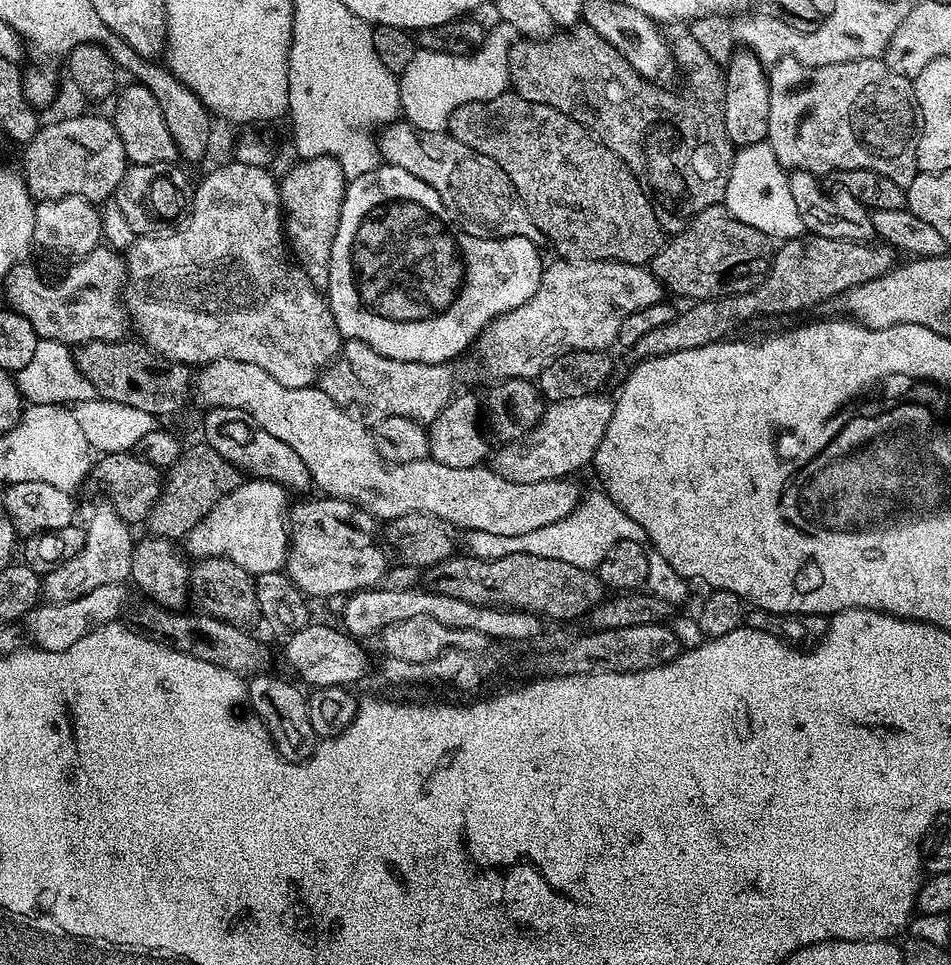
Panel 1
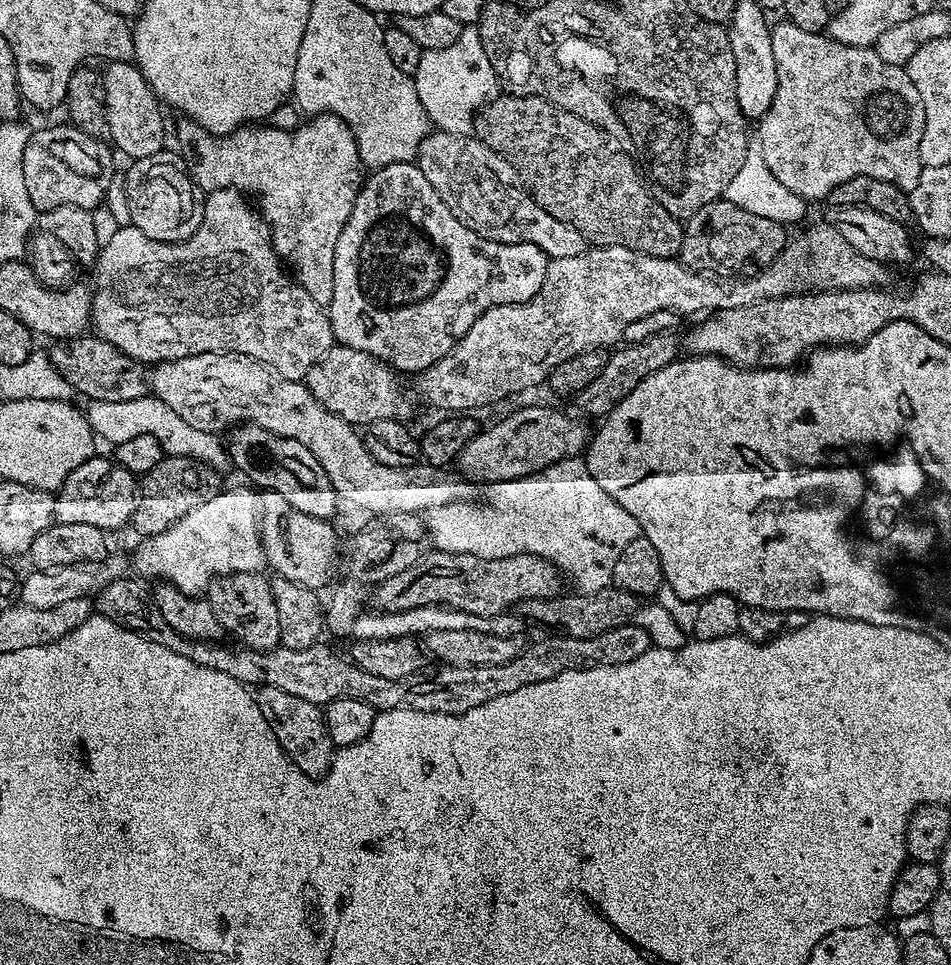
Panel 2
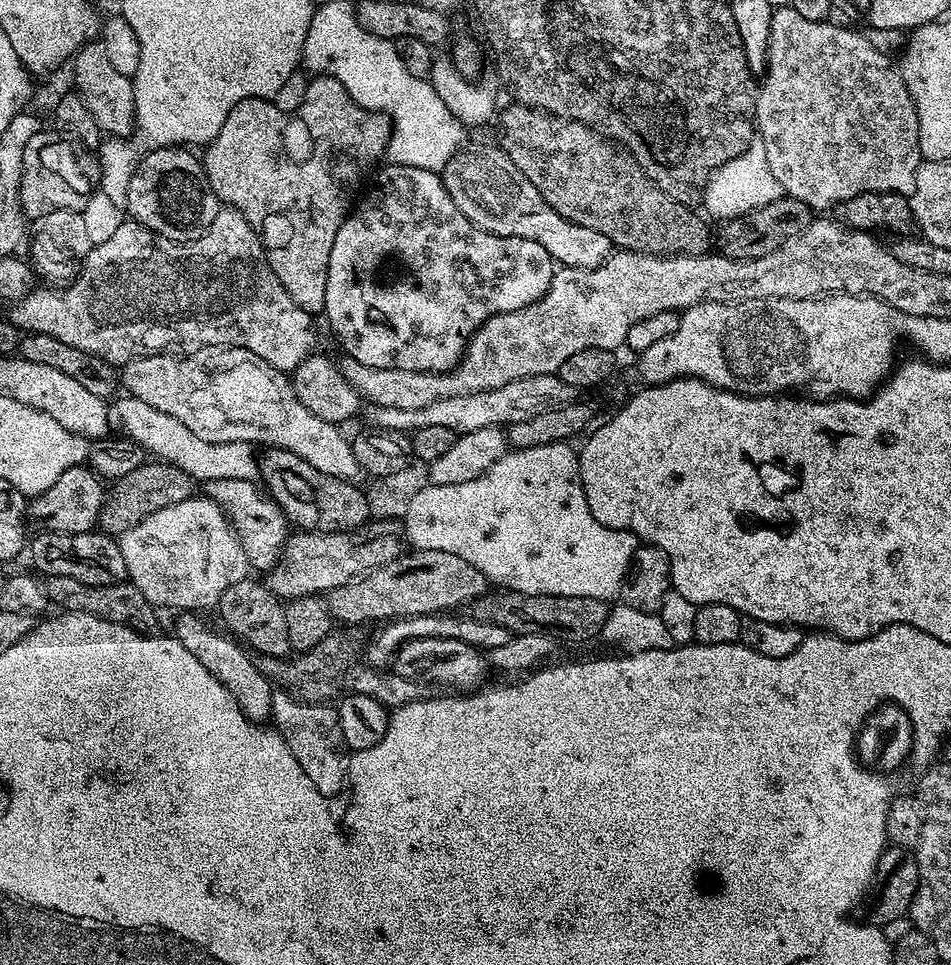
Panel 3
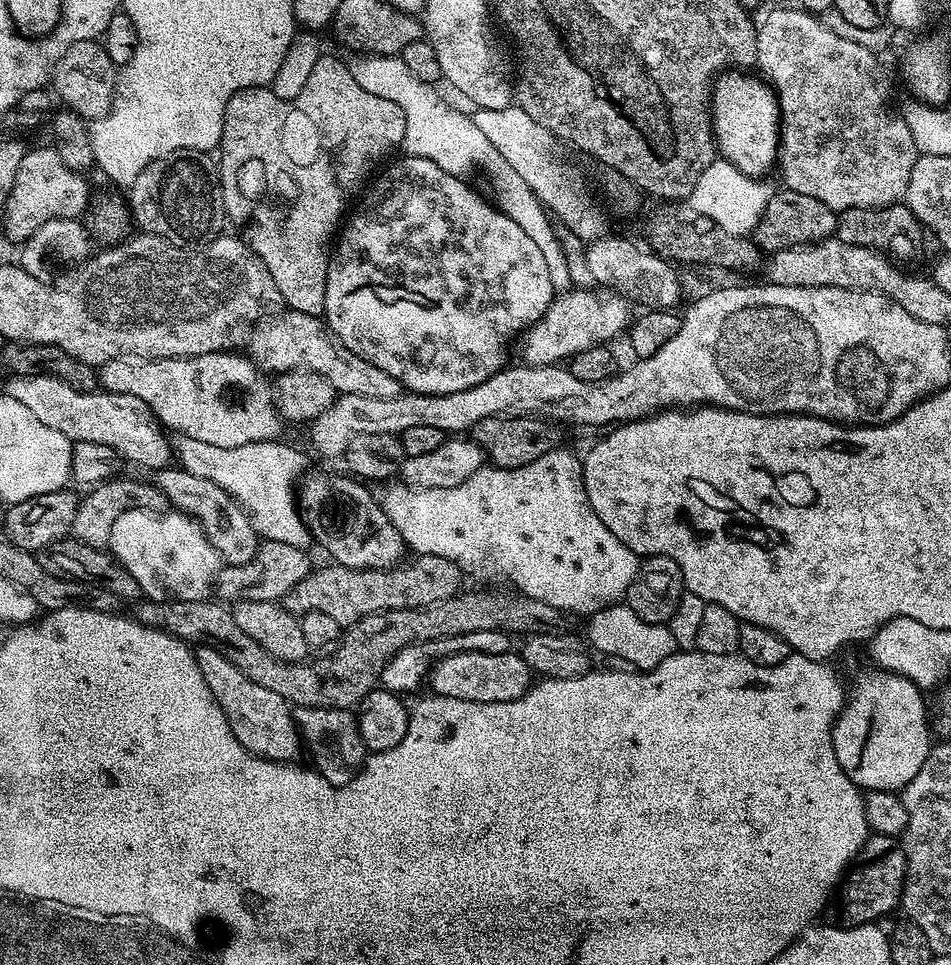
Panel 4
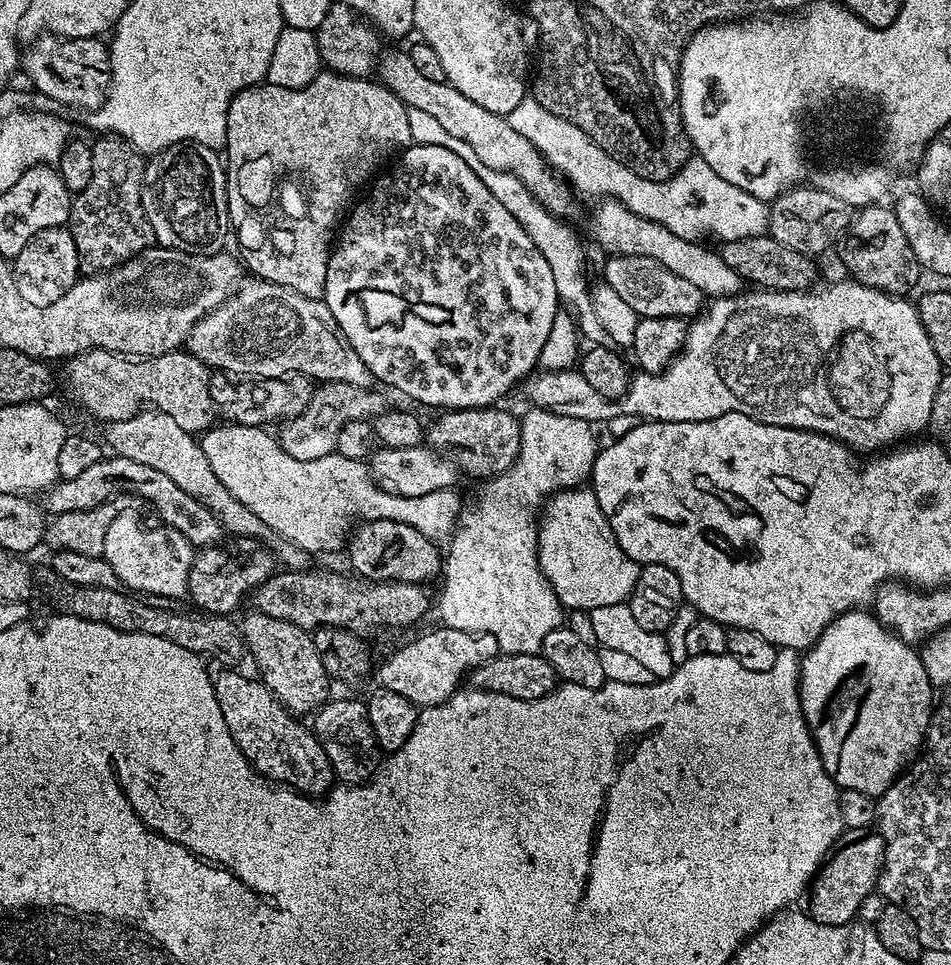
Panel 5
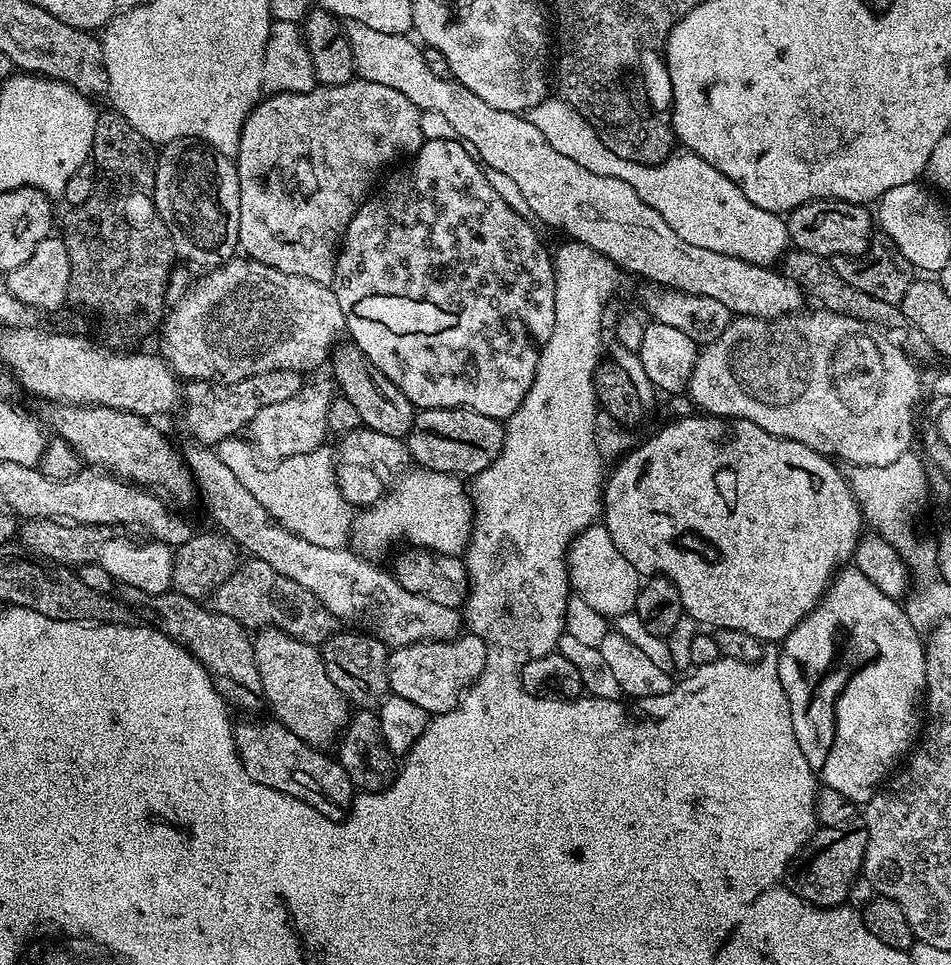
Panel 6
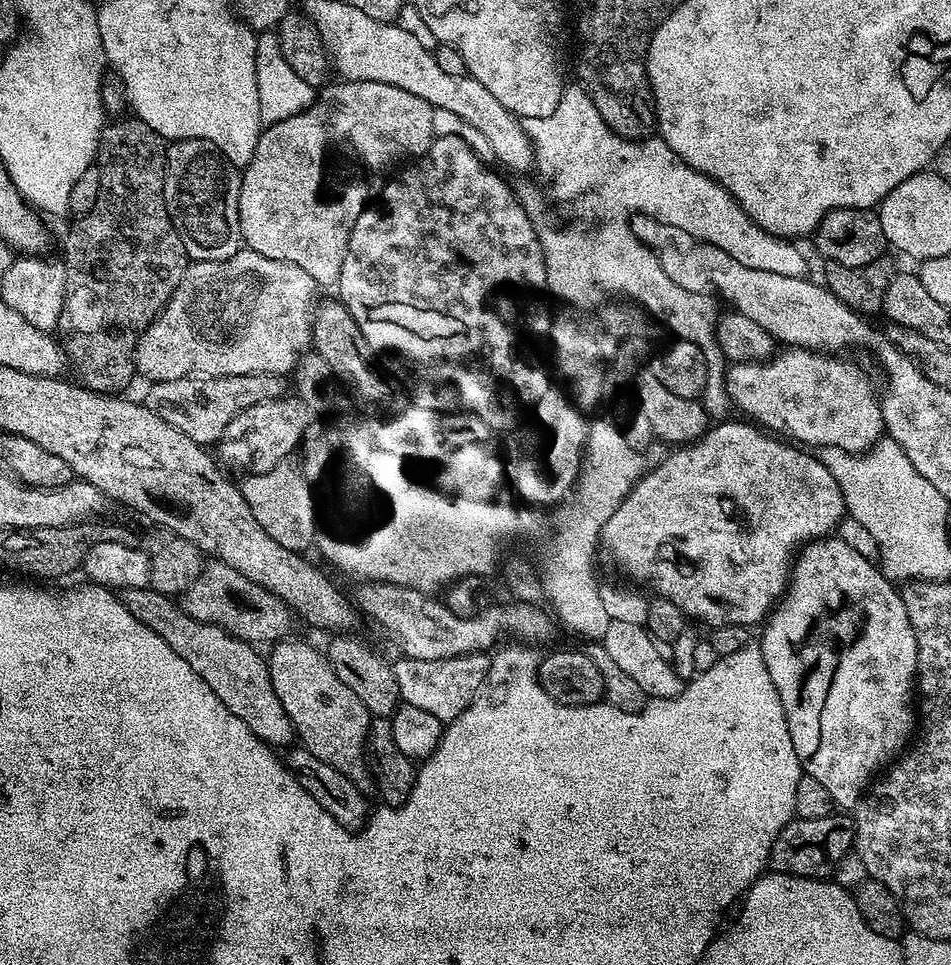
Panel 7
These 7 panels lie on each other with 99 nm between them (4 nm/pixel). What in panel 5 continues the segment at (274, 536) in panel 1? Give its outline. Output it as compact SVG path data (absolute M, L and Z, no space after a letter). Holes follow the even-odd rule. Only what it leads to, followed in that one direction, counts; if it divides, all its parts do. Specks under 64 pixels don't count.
M132 514L114 518L110 530L106 530L104 560L110 562L110 570L118 574L121 585L136 594L148 598L165 596L165 601L172 602L175 596L188 596L190 566L196 557L197 549L178 530L167 526L143 528Z

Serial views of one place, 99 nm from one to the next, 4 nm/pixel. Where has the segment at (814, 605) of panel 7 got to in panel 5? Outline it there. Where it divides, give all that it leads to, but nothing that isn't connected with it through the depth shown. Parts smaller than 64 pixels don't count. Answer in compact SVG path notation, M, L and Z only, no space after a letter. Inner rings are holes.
M853 610L844 613L812 643L811 648L807 649L799 657L800 661L800 705L804 720L808 723L808 729L812 735L812 740L816 743L818 754L822 758L822 766L826 766L826 774L836 783L841 790L858 790L862 794L879 798L887 788L893 784L897 776L901 775L911 765L914 757L921 751L924 736L928 732L928 724L932 721L934 711L934 689L930 678L926 674L926 666L922 662L920 652L911 644L901 640L895 632L889 630L871 611Z

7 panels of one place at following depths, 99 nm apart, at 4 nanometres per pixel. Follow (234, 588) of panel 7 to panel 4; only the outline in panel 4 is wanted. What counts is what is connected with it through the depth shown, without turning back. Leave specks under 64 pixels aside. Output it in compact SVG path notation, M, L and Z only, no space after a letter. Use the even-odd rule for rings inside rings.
M416 556L412 558L412 561L410 560L397 564L395 568L379 568L378 570L343 568L342 565L335 562L329 563L329 568L317 567L309 572L306 578L302 578L302 582L298 582L298 586L294 586L294 590L290 590L284 595L283 606L285 610L295 614L297 618L306 615L308 612L321 612L329 618L334 618L334 622L347 626L358 622L363 616L369 616L375 612L430 606L430 602L450 598L461 591L460 575L462 575L462 569L456 561L450 558L438 558L437 556Z

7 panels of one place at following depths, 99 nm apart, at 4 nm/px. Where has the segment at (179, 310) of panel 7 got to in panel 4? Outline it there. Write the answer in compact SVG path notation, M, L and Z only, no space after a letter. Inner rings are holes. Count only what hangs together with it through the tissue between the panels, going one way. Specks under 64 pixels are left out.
M291 310L285 313L281 320L261 318L251 329L250 359L257 368L268 374L308 368L311 372L322 374L322 378L331 382L340 394L362 394L366 398L394 398L400 395L402 389L398 378L390 378L386 370L378 370L378 366L354 354L354 350L347 348L321 317Z

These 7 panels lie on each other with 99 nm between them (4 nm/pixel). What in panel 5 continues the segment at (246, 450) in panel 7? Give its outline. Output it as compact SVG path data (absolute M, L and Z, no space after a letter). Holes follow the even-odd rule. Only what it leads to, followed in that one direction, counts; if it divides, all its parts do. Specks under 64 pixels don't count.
M333 380L321 383L313 391L310 402L302 414L292 416L289 420L279 425L278 439L282 450L290 454L292 458L313 460L314 458L326 458L326 454L336 451L338 442L338 430L346 426L346 422L355 420L371 421L385 411L383 396L366 388L355 388L346 382L334 382Z

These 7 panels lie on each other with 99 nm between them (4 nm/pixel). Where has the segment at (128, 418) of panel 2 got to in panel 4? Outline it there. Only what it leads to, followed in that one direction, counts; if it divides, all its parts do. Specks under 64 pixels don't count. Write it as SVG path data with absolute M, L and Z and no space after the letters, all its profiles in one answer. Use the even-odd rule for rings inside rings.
M183 434L173 439L172 445L179 465L188 473L207 478L230 493L252 517L257 533L264 540L287 542L302 549L309 547L308 528L300 516L296 491L298 481L306 472L304 456L298 449L277 439L222 447Z

